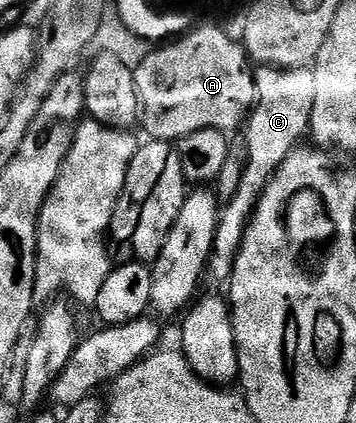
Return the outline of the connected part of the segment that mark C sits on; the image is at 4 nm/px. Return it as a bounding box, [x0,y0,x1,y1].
[208,66,316,283]

